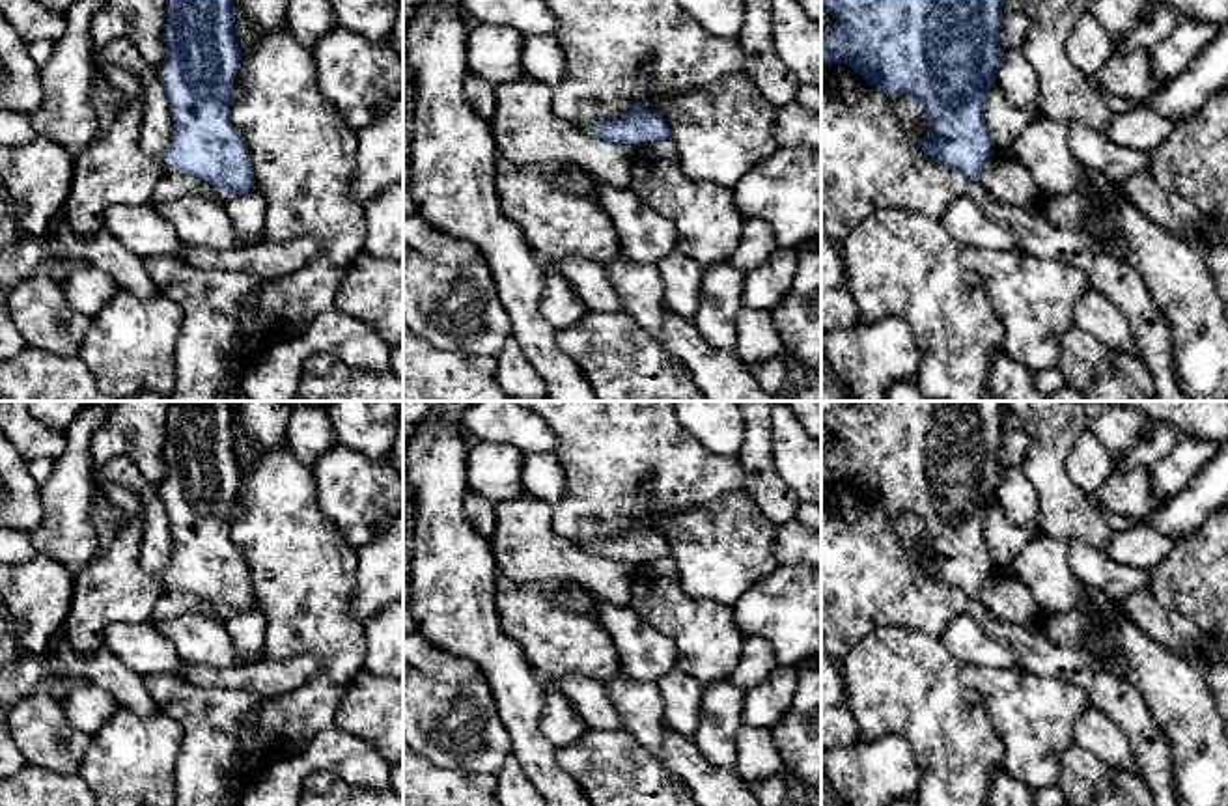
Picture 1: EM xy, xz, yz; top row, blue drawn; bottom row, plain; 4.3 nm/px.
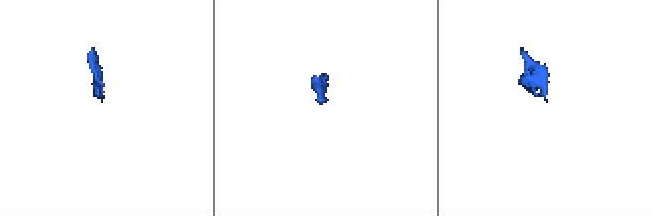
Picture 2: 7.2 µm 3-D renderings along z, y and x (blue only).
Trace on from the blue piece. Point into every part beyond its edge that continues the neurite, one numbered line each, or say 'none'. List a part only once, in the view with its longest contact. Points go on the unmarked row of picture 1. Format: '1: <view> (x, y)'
1: xy (174, 601)

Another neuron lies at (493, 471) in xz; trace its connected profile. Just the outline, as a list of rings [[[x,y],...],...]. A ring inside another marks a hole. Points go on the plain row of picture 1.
[[[474,440],[468,448],[468,491],[491,504],[509,500],[523,493],[524,453],[511,444]]]

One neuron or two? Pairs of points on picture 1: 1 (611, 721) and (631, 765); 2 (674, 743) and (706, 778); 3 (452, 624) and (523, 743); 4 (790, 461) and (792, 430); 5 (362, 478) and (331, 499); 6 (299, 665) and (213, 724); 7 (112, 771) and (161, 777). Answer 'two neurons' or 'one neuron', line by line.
1: two neurons
2: one neuron
3: one neuron
4: one neuron
5: one neuron
6: two neurons
7: one neuron

